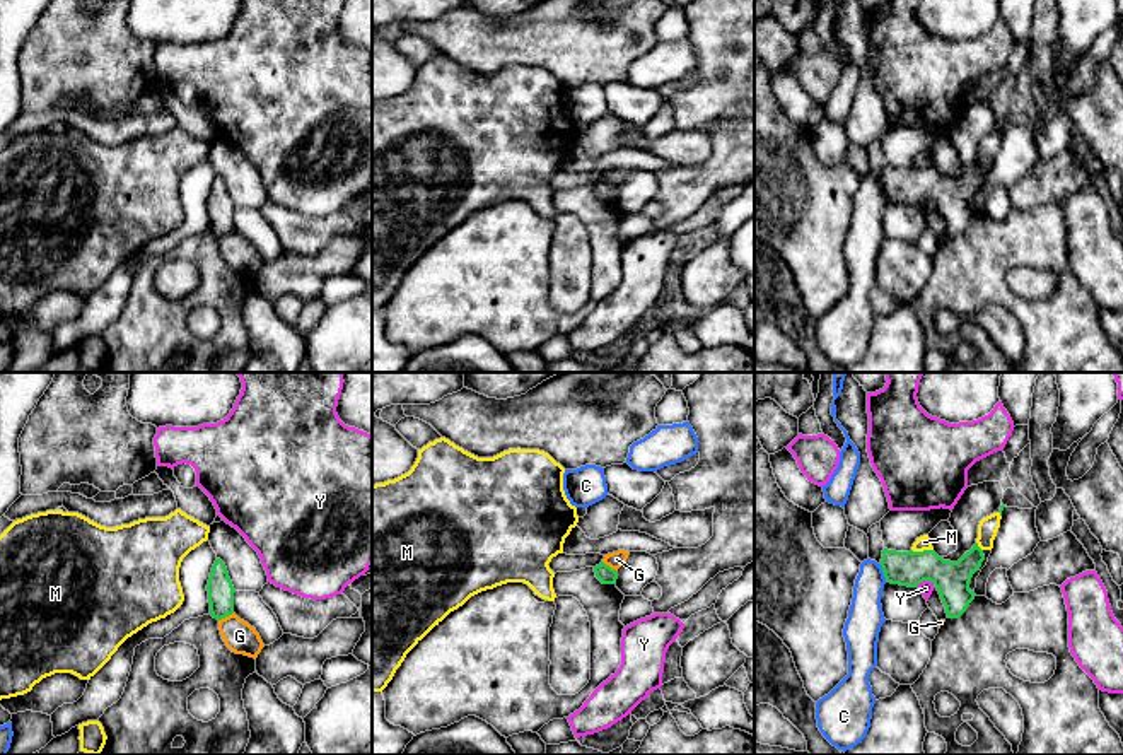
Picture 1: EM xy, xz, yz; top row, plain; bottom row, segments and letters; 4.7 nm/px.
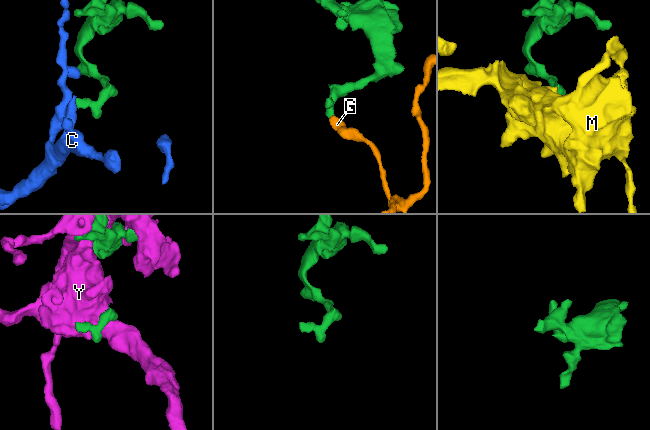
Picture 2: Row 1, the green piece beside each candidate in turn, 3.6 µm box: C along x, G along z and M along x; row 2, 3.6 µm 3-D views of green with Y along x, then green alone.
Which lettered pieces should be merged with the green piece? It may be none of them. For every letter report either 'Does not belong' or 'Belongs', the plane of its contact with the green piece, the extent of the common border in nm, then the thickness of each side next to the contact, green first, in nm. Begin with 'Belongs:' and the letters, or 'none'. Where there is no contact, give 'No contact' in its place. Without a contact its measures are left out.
Belongs: none
C: Does not belong. Touches green in yz. Shared border 90 nm. Thickness 160 nm (green) against 170 nm
G: Does not belong. Touches green in xy. Shared border 80 nm. Thickness 130 nm (green) against 150 nm
M: Does not belong. Touches green in yz. Shared border 100 nm. Thickness 160 nm (green) against 70 nm
Y: Does not belong. Touches green in yz. Shared border 100 nm. Thickness 160 nm (green) against 70 nm

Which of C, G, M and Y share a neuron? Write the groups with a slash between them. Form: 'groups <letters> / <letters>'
groups C / G / M / Y

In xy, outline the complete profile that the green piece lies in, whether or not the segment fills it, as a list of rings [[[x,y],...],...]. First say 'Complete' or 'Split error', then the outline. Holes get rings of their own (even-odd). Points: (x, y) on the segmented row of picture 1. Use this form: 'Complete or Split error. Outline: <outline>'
Complete. Outline: [[[217,559],[207,584],[210,613],[213,618],[222,620],[234,613],[234,586],[229,577],[225,564]]]

